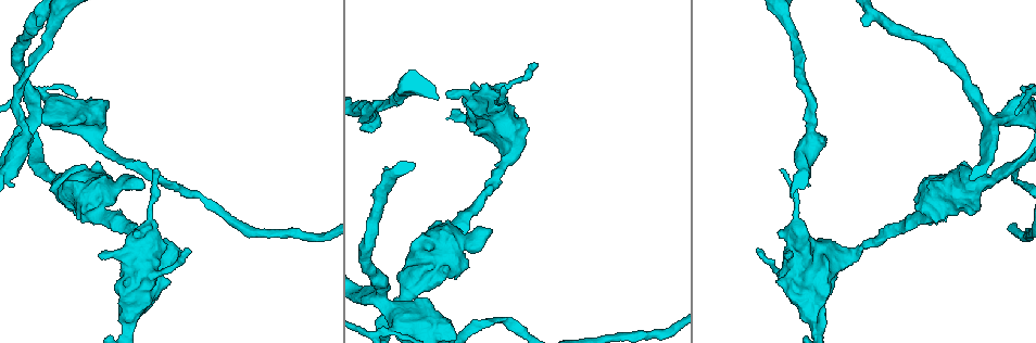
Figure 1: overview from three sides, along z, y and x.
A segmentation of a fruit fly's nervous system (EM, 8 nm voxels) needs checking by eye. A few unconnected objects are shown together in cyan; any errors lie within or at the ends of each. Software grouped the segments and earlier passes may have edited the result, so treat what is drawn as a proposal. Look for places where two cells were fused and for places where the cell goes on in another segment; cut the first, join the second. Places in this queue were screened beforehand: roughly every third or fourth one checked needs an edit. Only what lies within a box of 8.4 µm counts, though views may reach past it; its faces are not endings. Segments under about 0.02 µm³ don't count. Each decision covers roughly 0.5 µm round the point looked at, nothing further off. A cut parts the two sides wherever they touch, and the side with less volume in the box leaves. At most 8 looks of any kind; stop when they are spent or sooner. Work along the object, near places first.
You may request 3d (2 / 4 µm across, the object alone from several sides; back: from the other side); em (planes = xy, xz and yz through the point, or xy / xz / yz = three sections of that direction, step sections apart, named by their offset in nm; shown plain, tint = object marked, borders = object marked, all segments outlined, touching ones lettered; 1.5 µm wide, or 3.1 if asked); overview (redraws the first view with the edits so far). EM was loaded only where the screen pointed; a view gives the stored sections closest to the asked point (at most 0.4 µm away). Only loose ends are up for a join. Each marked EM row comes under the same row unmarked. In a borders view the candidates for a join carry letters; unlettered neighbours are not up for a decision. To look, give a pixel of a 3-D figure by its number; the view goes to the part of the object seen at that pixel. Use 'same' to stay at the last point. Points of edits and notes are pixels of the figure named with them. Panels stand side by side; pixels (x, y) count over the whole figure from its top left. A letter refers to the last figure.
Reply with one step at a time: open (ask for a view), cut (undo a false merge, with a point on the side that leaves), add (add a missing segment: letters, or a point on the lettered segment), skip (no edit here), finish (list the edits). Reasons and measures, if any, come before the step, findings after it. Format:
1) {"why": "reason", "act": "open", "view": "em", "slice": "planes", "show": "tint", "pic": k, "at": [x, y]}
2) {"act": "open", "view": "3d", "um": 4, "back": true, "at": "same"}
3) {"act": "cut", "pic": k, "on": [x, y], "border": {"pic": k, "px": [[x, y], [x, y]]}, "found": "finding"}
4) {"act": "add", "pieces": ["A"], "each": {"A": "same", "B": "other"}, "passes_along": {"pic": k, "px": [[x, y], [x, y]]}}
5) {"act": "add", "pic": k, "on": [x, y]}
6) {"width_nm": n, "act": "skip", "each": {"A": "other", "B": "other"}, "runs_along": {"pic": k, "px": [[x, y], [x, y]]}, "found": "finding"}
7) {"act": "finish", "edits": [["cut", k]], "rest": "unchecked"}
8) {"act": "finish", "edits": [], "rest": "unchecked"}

{"why": "thick turns thin", "act": "open", "view": "em", "slice": "planes", "show": "borders", "pic": 1, "at": [810, 126]}

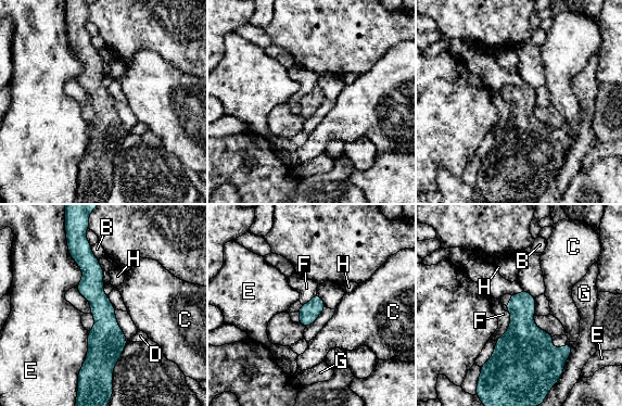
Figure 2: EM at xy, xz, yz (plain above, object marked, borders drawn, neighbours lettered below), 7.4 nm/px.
{"act": "skip", "each": {"B": "other", "C": "other", "D": "other", "E": "other", "F": "other", "G": "other", "H": "other"}, "border": {"pic": 2, "px": [[505, 305], [510, 324], [496, 340]]}, "found": "all the same cell"}

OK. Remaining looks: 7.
{"why": "stops while still wide", "act": "open", "view": "em", "slice": "planes", "show": "borders", "pic": 1, "at": [792, 253]}

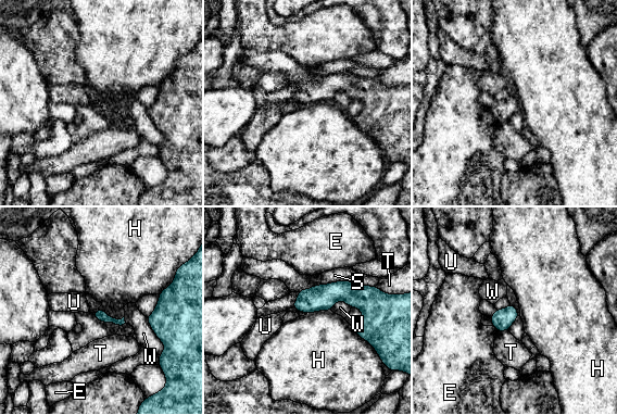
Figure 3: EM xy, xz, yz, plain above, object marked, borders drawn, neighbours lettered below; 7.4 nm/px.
{"act": "skip", "each": {"E": "other", "H": "other", "S": "other", "T": "other", "U": "other", "W": "other"}, "runs_along": {"pic": 3, "px": [[297, 304], [353, 294], [373, 305]]}, "found": "no lettered segment goes on from it"}

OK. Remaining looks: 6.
{"why": "sudden change in width", "act": "open", "view": "3d", "um": 2, "pic": 1, "at": [501, 169]}

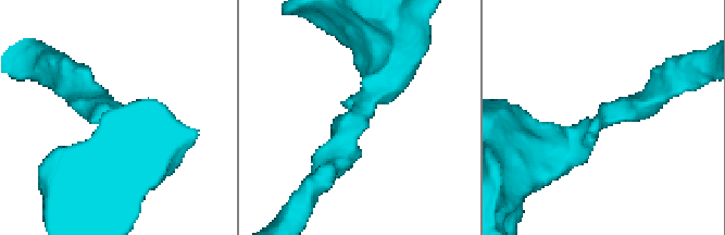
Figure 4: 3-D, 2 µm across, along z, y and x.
{"act": "open", "view": "em", "slice": "xz", "step": 4, "show": "tint", "pic": 4, "at": [356, 115]}

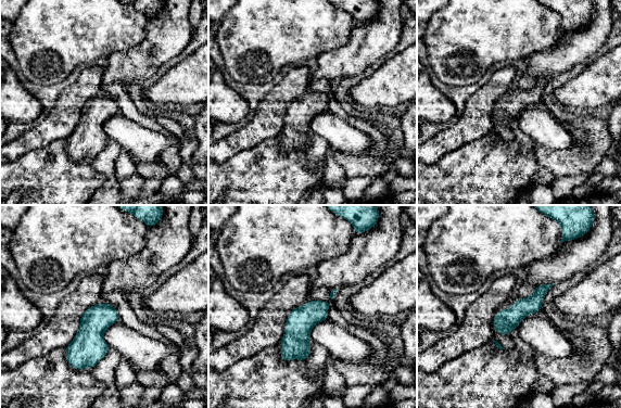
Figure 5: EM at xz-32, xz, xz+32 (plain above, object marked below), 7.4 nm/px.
{"why": "another direction", "act": "open", "view": "em", "slice": "planes", "show": "borders", "at": "same"}

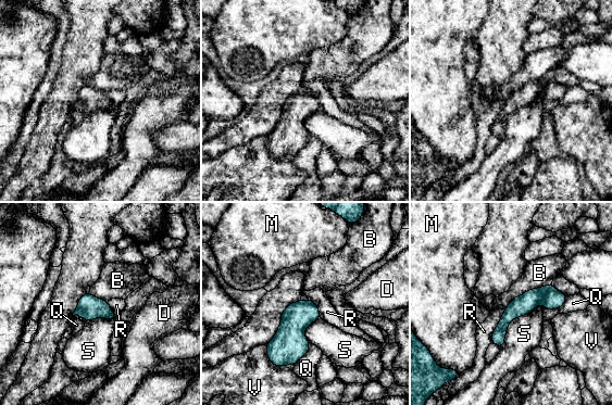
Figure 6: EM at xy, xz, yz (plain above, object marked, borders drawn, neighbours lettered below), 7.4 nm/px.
{"act": "skip", "each": {"B": "other", "D": "other", "M": "other", "Q": "other", "R": "other", "S": "other", "V": "other"}, "found": "continuous, no second cell"}

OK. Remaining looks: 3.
{"act": "finish", "edits": [], "rest": "unchecked"}

